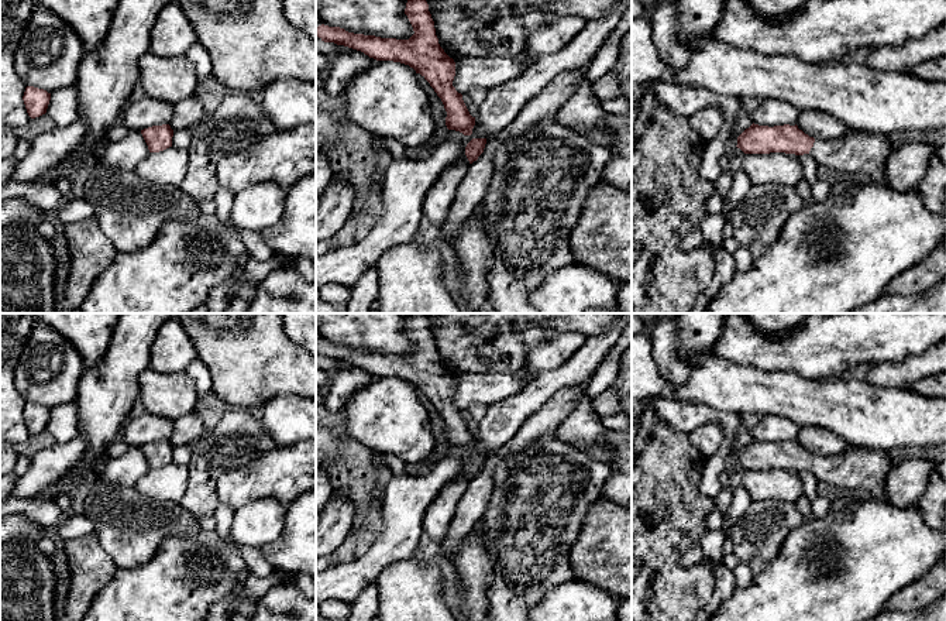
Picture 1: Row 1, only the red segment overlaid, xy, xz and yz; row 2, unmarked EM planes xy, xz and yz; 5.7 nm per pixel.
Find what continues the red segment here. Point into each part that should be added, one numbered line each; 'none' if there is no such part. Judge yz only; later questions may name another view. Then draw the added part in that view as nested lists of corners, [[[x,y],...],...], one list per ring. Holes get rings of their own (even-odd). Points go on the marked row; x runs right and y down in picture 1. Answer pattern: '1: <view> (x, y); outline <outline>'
1: yz (859, 153); outline [[[853,130],[849,135],[815,140],[809,151],[819,165],[849,174],[867,174],[877,183],[890,188],[885,161],[892,150],[888,135]]]

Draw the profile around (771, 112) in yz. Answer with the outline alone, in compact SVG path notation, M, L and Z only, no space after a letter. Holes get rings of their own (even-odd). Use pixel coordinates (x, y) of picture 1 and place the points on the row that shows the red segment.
M767 99L758 103L757 109L751 113L750 119L758 126L795 126L799 111L785 100Z

